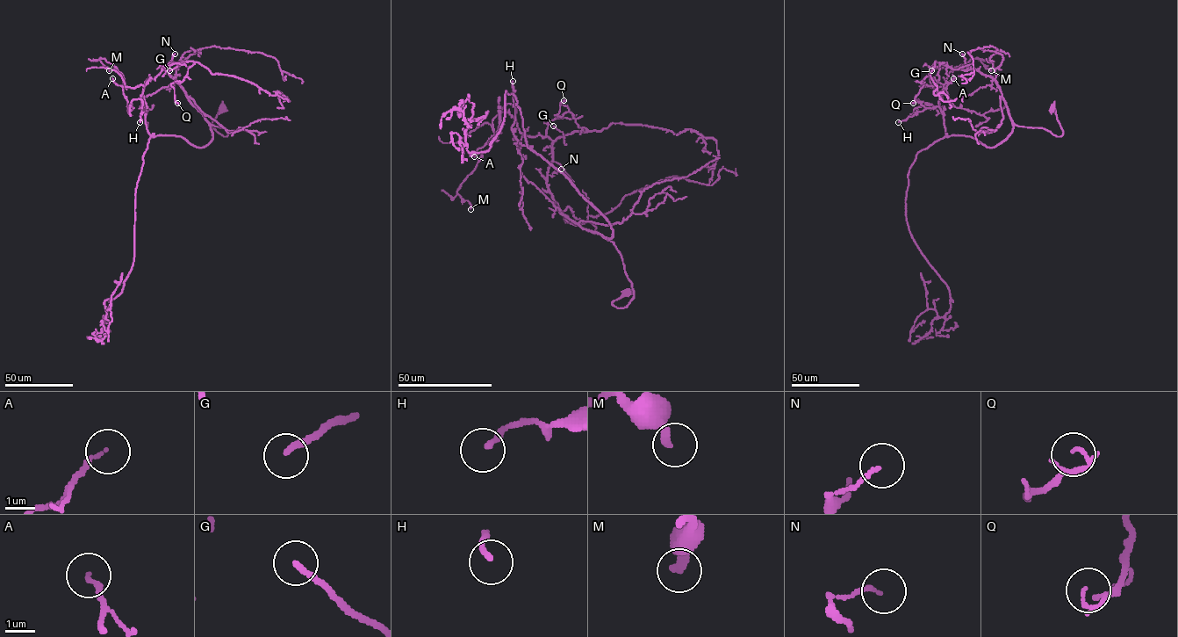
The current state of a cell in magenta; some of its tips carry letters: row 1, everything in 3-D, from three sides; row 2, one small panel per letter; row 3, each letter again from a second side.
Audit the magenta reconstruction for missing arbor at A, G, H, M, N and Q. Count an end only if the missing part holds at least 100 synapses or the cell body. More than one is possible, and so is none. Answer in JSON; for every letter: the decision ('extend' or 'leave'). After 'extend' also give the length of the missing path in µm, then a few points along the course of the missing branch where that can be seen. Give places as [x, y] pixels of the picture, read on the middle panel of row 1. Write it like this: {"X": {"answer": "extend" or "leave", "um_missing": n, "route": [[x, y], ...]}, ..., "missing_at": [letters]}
{"A": {"answer": "leave"}, "G": {"answer": "leave"}, "H": {"answer": "leave"}, "M": {"answer": "leave"}, "N": {"answer": "leave"}, "Q": {"answer": "leave"}, "missing_at": []}

